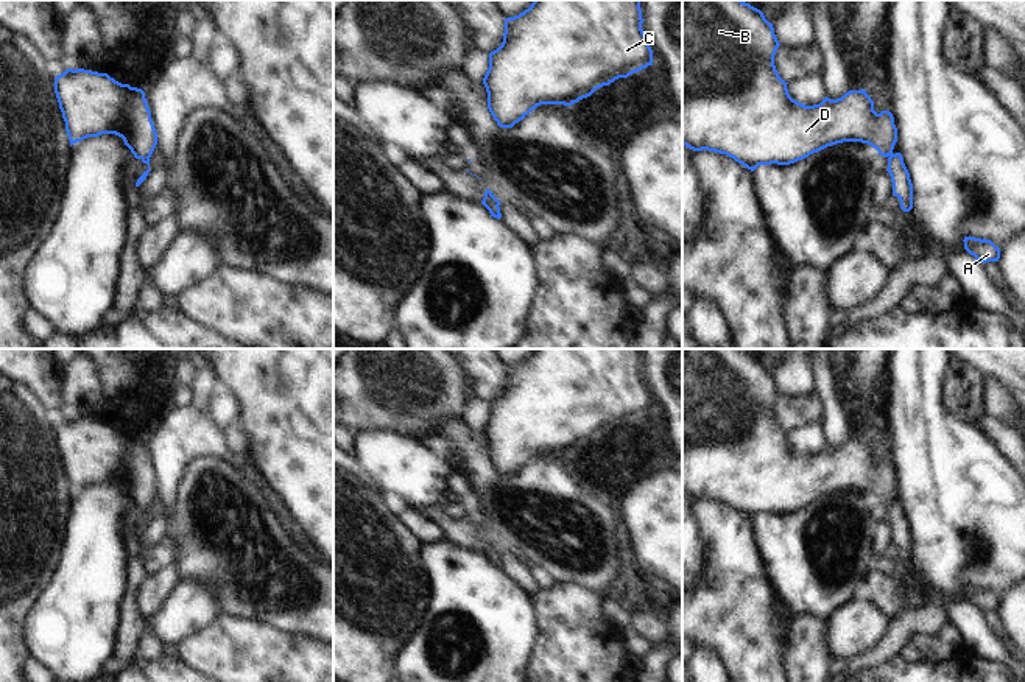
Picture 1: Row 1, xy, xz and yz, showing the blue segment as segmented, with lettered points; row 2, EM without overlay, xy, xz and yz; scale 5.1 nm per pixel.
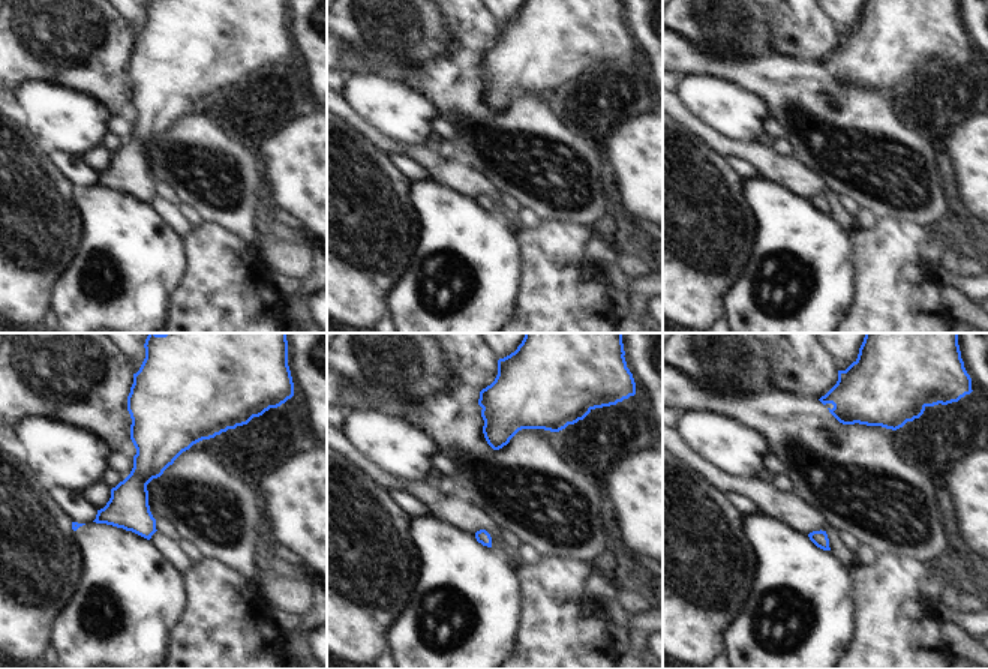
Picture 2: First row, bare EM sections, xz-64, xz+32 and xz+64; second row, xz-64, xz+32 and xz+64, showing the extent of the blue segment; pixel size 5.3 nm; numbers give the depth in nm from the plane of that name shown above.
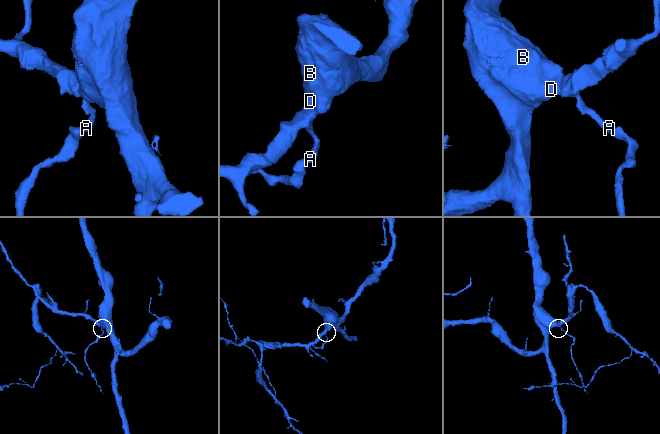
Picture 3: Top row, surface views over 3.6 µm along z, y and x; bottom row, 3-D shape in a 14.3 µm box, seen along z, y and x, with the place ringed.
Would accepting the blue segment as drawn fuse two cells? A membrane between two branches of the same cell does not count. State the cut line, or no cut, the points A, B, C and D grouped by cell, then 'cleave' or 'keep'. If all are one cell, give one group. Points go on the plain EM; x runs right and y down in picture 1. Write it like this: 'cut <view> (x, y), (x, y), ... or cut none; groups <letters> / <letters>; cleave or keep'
cut none; groups A B C D; keep

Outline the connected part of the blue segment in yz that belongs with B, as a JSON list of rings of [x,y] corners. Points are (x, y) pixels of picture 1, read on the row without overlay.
[[[682,349],[682,494],[726,503],[754,520],[759,514],[790,514],[843,490],[868,492],[888,508],[893,543],[910,561],[913,533],[902,503],[893,501],[893,462],[877,462],[865,438],[813,455],[793,448],[774,414],[779,394],[773,372],[743,349]]]

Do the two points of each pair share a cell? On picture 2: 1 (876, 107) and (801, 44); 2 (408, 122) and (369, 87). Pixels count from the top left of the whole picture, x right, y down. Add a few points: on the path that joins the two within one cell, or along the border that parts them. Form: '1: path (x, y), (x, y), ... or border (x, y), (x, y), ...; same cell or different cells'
1: border (811, 60), (817, 63); different cells
2: path (398, 113), (393, 113), (378, 98); same cell

